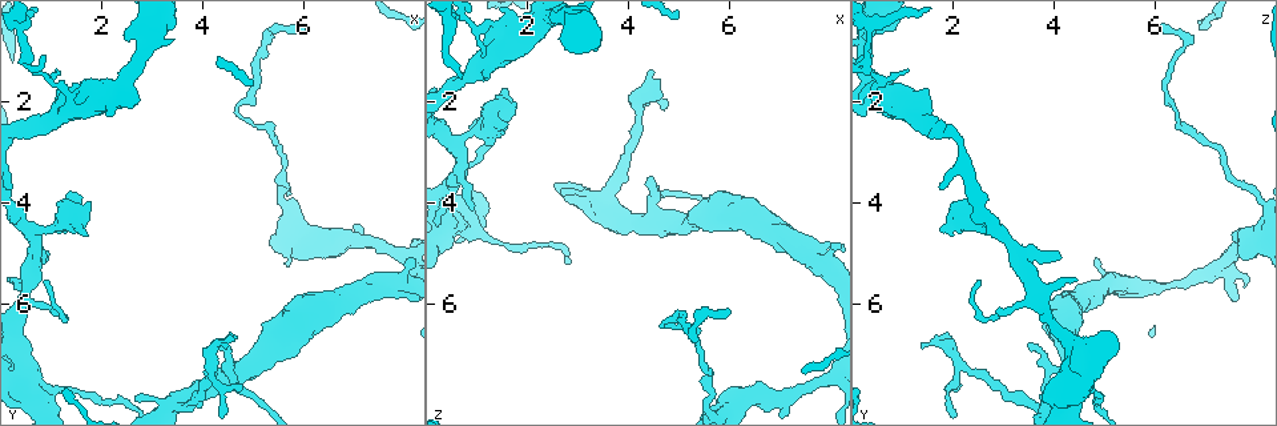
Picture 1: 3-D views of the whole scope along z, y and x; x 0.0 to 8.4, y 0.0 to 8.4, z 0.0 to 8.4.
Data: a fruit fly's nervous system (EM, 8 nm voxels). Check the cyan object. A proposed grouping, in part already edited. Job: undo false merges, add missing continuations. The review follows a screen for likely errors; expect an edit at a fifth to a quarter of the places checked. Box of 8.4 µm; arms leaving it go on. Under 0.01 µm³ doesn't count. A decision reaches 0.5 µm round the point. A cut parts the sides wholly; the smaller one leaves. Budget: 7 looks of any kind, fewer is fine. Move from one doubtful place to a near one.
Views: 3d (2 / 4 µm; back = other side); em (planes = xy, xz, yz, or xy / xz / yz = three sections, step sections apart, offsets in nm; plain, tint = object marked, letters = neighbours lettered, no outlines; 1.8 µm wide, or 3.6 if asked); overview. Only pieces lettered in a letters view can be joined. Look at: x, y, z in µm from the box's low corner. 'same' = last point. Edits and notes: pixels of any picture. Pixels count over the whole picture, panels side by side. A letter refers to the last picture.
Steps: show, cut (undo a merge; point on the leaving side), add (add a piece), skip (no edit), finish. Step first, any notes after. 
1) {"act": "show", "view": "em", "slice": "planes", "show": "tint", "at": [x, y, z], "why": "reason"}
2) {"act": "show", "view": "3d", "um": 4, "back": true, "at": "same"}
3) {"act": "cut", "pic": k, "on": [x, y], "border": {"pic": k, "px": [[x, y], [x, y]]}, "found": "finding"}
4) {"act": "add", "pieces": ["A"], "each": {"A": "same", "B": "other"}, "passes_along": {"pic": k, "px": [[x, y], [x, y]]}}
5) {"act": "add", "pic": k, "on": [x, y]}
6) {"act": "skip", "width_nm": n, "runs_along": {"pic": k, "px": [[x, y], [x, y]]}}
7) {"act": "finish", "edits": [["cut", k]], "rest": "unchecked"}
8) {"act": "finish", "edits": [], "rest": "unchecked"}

{"act": "show", "view": "em", "slice": "xy", "step": 4, "show": "letters", "at": [4.75, 2.35, 6.45], "why": "sharp bend"}

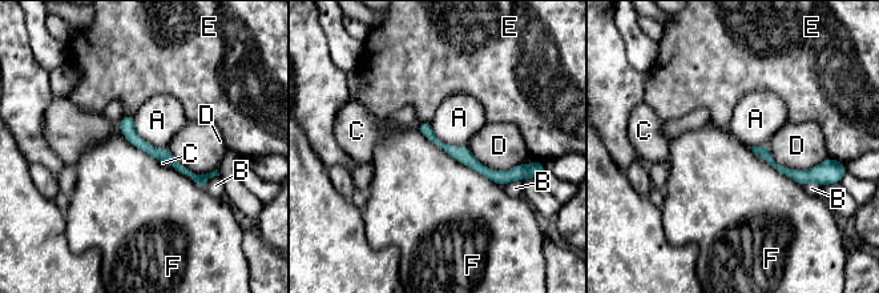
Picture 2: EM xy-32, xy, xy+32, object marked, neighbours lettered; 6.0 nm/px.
{"act": "skip", "each": {"A": "other", "B": "other", "C": "other", "D": "other", "E": "other", "F": "other"}, "found": "all the same neuron"}

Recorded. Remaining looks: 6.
{"act": "show", "view": "em", "um": 3.6, "slice": "planes", "show": "letters", "at": [5.50, 6.75, 4.20], "why": "thick turns thin"}

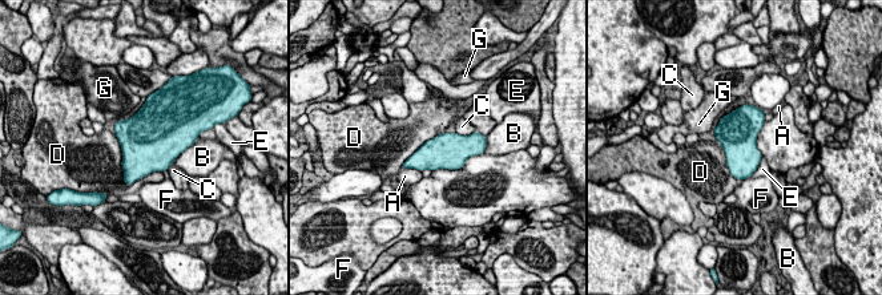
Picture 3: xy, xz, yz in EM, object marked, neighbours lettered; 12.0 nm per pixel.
{"act": "skip", "each": {"A": "other", "B": "other", "C": "other", "D": "other", "E": "other", "F": "other", "G": "other"}, "border": {"pic": 3, "px": [[120, 162], [125, 184], [162, 172]]}, "found": "one neuron here"}

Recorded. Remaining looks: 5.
{"act": "show", "view": "3d", "um": 2, "at": [1.25, 4.35, 2.50], "why": "calibre changes"}

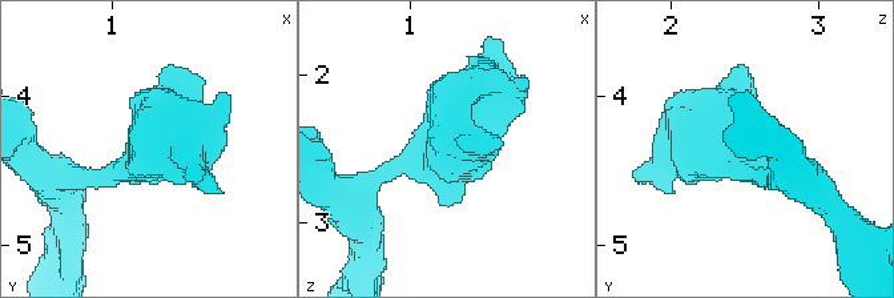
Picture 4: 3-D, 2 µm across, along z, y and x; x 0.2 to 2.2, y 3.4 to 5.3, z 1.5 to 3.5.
{"act": "show", "view": "em", "slice": "planes", "show": "letters", "at": [1.26, 4.36, 2.46]}

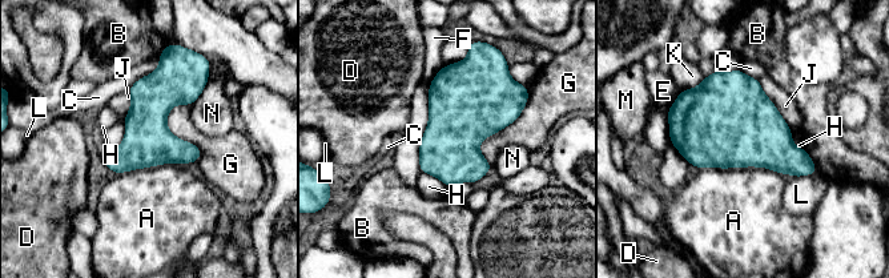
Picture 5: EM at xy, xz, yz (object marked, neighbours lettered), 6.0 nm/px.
{"act": "skip", "longest_contact_nm": ["A", 500], "each": {"A": "other", "B": "other", "C": "other", "D": "other", "E": "other", "F": "other", "G": "other", "H": "other", "J": "other", "K": "other", "L": "other", "M": "other", "N": "other"}, "found": "all the same neuron"}

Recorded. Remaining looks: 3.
{"act": "finish", "edits": [], "rest": "unchecked"}

